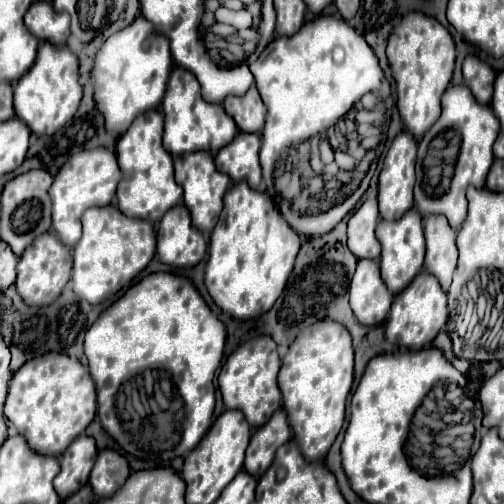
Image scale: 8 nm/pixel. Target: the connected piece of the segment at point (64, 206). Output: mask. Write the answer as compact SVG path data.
M94 147L80 151L60 167L50 187L52 197L52 229L62 243L74 245L80 239L80 217L88 207L102 207L114 199L116 185L120 181L120 167L116 163L116 153L106 147Z

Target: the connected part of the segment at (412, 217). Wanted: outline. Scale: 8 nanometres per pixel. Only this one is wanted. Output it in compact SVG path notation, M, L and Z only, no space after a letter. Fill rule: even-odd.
M410 209L404 213L402 219L398 221L386 221L380 219L376 225L376 237L382 245L382 255L380 255L380 267L382 275L386 281L386 287L390 289L392 295L400 293L422 269L424 263L424 233L422 233L422 217L416 209Z

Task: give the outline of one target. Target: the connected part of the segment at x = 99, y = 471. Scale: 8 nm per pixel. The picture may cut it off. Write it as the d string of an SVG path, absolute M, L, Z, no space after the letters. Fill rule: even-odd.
M100 449L90 473L90 485L98 497L110 497L130 475L124 455L114 449Z

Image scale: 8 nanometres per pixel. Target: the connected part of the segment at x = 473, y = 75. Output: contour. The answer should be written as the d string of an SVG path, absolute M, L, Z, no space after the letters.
M468 55L462 63L462 77L464 83L470 87L472 95L476 97L476 101L488 105L492 99L492 83L496 77L494 69L476 55Z

